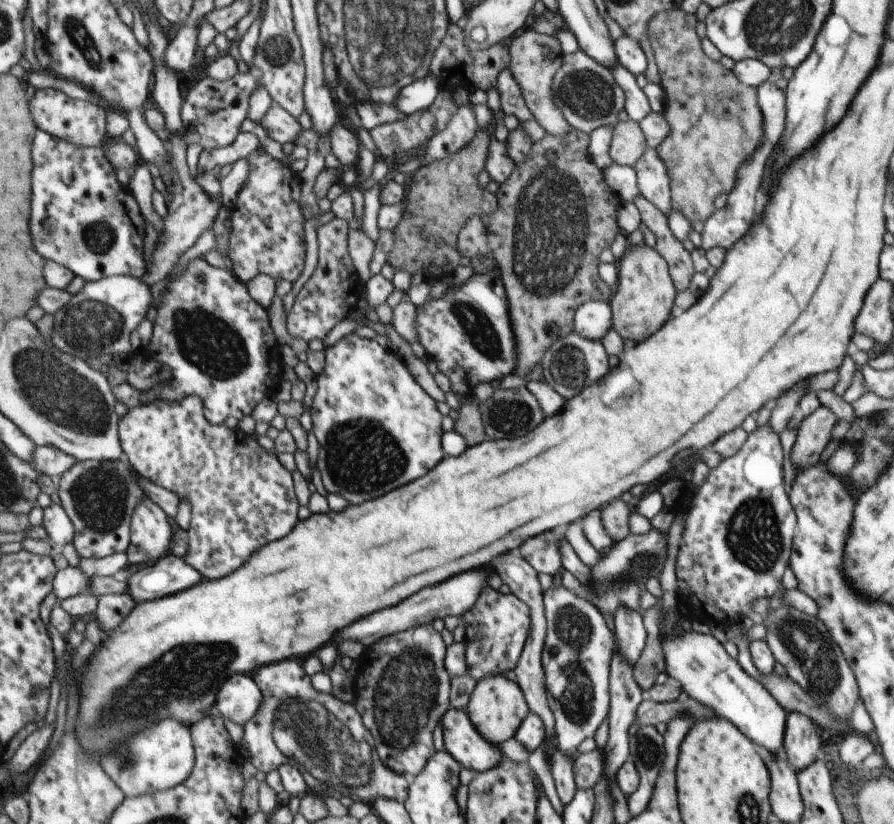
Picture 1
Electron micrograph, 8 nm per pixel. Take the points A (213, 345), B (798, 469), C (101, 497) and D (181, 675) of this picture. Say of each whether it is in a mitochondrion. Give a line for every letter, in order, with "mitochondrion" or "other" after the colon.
A: mitochondrion
B: other
C: mitochondrion
D: mitochondrion

